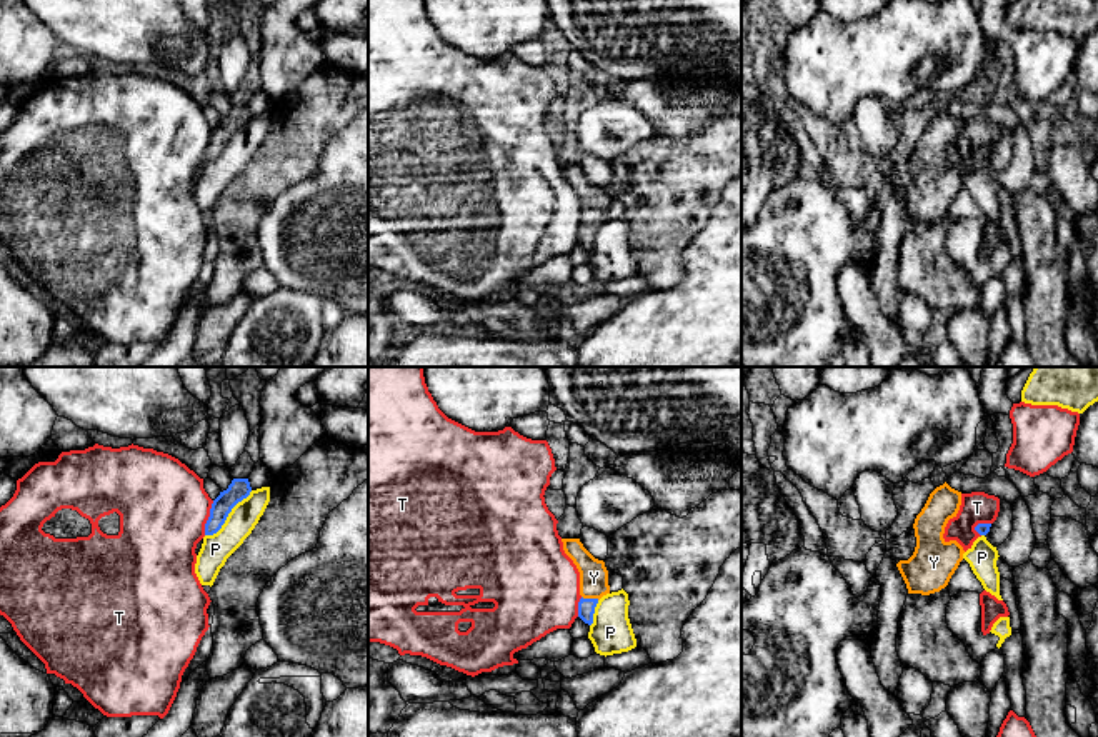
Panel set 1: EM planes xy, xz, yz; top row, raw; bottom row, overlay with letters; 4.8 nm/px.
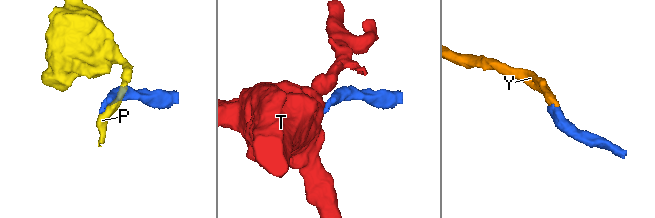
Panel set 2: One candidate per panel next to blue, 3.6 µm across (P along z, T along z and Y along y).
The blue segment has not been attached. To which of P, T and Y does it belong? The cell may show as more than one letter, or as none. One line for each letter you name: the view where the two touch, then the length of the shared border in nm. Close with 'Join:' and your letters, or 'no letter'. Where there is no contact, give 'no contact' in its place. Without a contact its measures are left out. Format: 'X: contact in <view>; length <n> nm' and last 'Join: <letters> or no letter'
Y: contact in xz; length 90 nm
Join: Y

